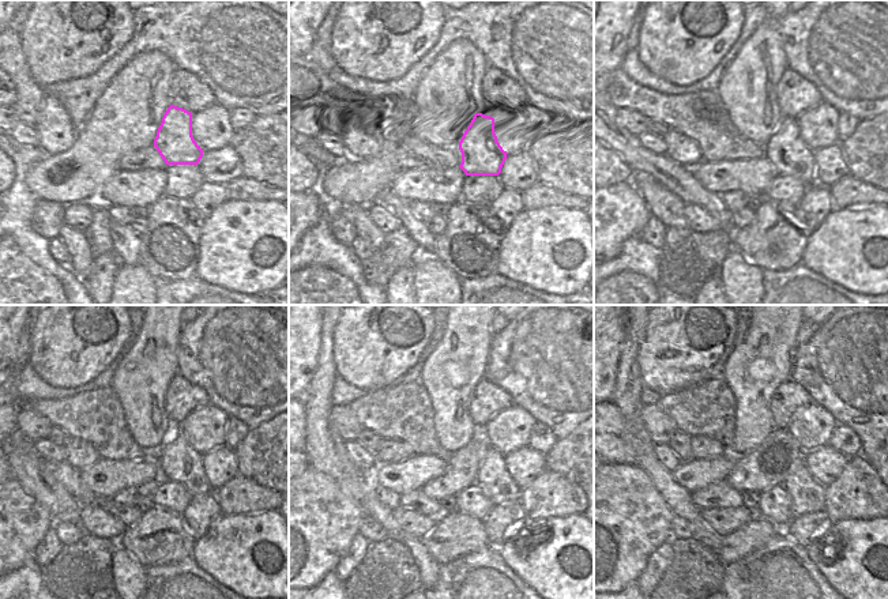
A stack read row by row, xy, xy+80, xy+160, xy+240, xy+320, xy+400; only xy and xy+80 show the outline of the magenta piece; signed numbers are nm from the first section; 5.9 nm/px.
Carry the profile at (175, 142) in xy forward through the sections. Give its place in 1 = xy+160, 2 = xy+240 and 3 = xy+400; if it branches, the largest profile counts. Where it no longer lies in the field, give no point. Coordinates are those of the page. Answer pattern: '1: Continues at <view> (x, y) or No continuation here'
1: Continues at xy+160 (786, 150)
2: Continues at xy+240 (177, 460)
3: Continues at xy+400 (806, 494).

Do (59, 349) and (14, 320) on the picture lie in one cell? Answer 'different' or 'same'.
different

